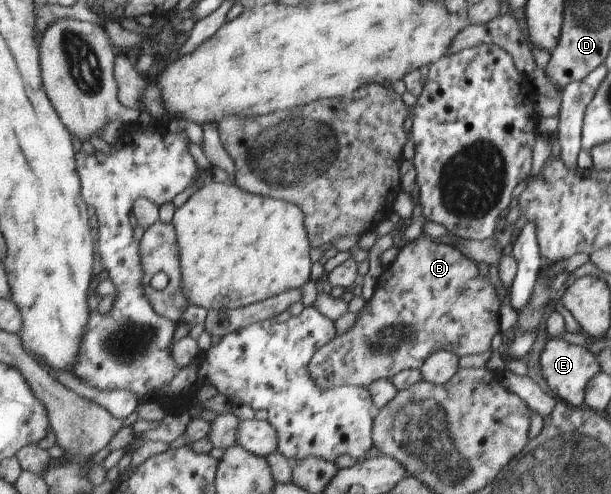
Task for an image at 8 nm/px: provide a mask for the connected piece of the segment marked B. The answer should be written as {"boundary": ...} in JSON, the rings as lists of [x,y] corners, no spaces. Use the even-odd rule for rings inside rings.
{"boundary":[[[425,234],[405,243],[397,255],[382,269],[374,284],[374,291],[365,306],[358,312],[354,326],[343,335],[319,348],[309,362],[309,374],[322,390],[353,385],[365,387],[379,379],[390,379],[399,371],[418,369],[422,362],[438,350],[452,352],[458,358],[476,355],[489,348],[491,338],[499,328],[499,296],[489,279],[481,276],[481,288],[475,288],[479,280],[477,264],[453,246],[434,242]]]}

